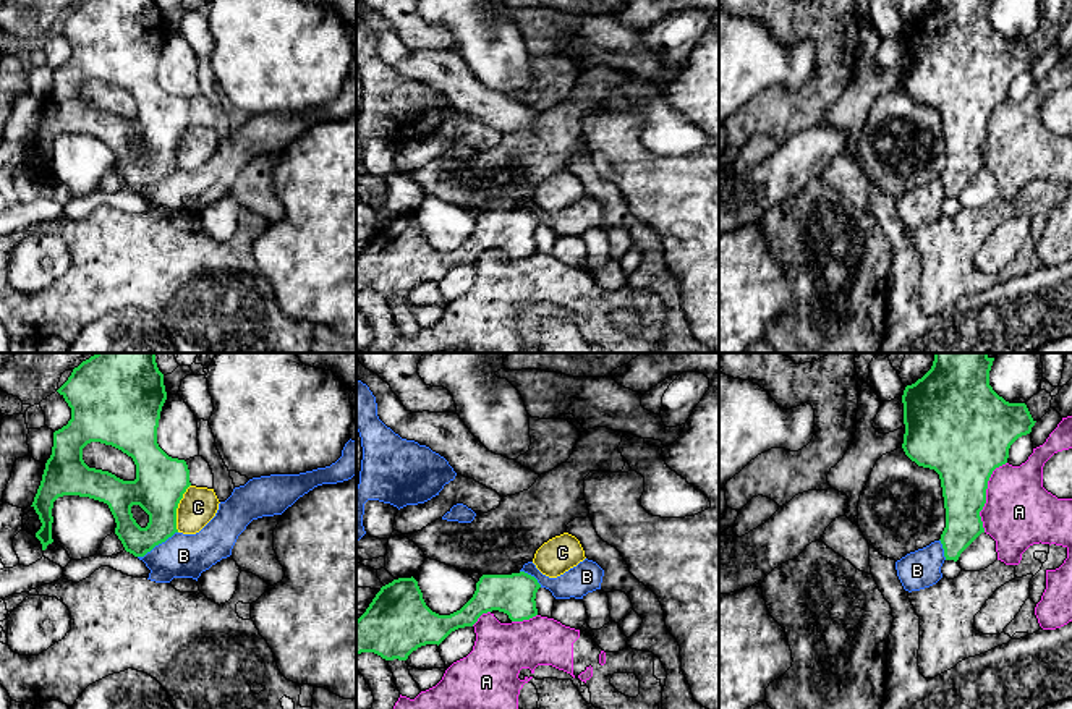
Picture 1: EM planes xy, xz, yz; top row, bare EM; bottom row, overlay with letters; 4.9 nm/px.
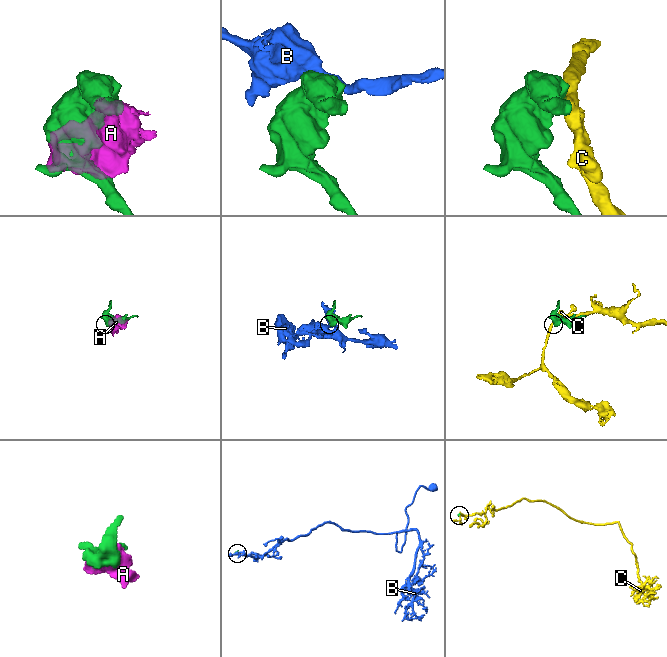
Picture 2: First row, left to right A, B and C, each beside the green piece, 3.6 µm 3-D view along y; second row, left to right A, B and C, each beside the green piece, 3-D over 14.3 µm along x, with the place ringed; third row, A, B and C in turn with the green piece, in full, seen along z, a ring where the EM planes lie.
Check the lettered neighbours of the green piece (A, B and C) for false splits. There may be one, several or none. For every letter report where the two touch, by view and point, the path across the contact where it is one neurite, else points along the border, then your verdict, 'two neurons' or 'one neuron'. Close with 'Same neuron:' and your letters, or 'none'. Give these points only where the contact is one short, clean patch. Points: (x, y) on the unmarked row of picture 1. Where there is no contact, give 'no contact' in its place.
A: yz (985, 133) | two neurons
B: xy (157, 182) | along xy (177, 169), (138, 195) | two neurons
C: xy (177, 144) | along xy (190, 122), (177, 146), (177, 169) | two neurons
Same neuron: none

